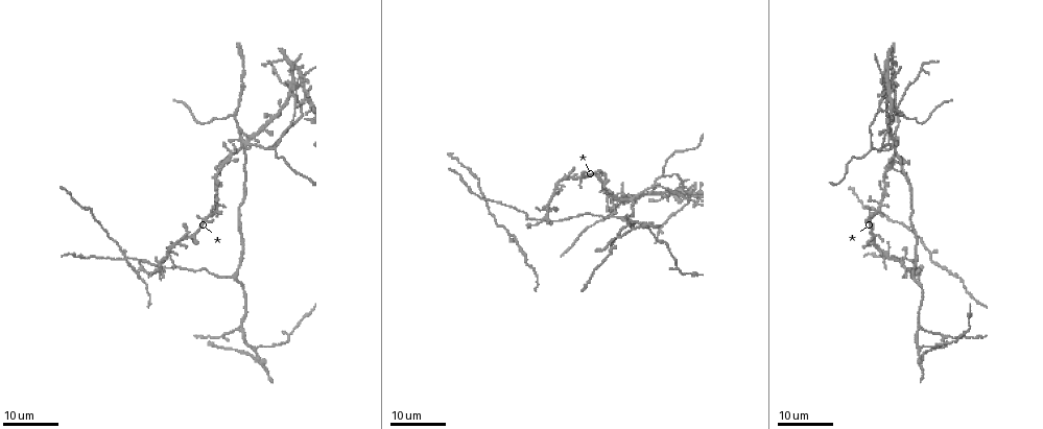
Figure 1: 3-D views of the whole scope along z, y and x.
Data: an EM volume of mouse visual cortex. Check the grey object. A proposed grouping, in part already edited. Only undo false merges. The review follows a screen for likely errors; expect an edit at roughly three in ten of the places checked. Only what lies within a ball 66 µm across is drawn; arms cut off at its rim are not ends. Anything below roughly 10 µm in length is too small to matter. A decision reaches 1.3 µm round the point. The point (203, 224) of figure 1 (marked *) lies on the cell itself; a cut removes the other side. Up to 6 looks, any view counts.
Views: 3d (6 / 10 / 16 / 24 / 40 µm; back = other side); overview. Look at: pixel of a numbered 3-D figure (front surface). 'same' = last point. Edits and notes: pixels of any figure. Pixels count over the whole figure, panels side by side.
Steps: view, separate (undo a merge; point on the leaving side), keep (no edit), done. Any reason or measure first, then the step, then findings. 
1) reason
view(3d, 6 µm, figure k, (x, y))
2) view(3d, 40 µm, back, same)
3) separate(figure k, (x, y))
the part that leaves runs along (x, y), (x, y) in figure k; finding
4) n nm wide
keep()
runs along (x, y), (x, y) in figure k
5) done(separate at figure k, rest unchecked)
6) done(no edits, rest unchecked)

looks like a crossing
view(3d, 24 µm, figure 1, (547, 218))

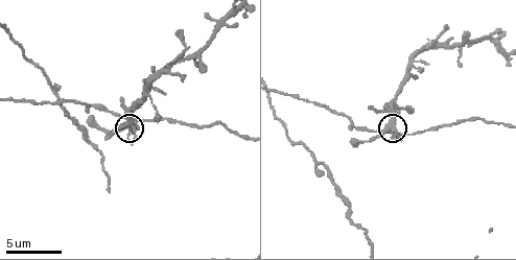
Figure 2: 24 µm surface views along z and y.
zoom in
view(3d, 10 µm, figure 2, (389, 128))

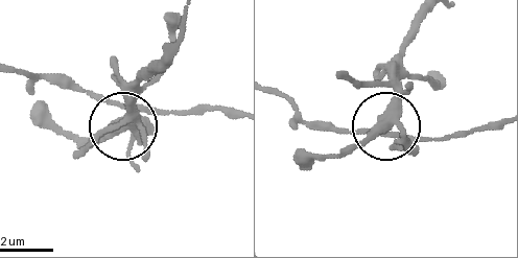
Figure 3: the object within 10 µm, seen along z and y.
350 nm wide
keep()
runs along (420, 16), (391, 117), (342, 156) in figure 3; one cell here

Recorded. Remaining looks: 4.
three arms meet
view(3d, 16 µm, figure 1, (238, 328))

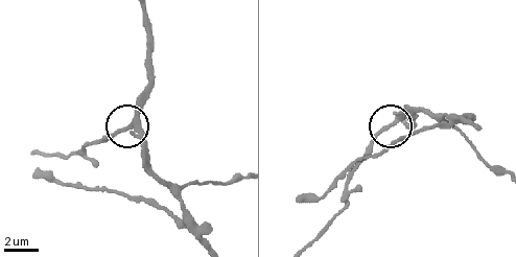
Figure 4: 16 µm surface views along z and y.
view(3d, 6 µm, figure 4, (395, 118))

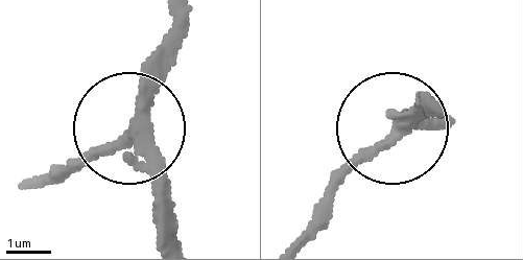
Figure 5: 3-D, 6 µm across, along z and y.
other side
view(3d, 6 µm, back, figure 5, (395, 131))

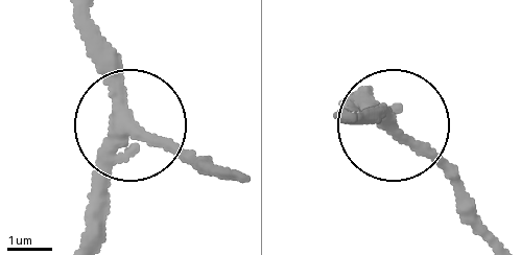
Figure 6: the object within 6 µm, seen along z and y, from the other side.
290 nm wide
keep()
runs along (353, 118), (398, 130), (472, 204) in figure 6; continuous, no second cell

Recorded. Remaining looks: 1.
a narrow waist
view(3d, 10 µm, figure 2, (183, 124))

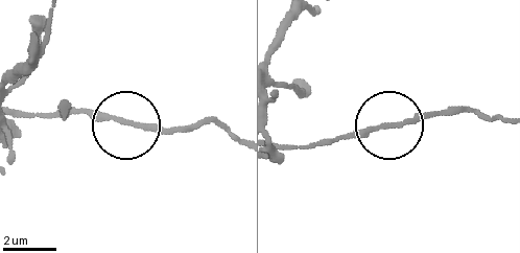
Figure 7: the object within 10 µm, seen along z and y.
keep()
runs along (15, 115), (83, 109), (157, 129), (194, 129) in figure 7; continuous, no second cell

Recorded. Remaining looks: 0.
done(no edits, rest unchecked)

